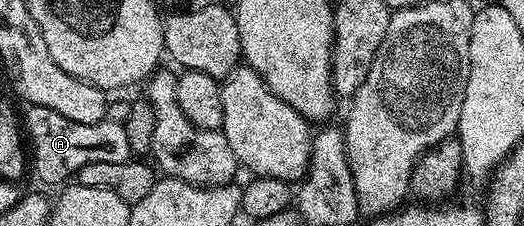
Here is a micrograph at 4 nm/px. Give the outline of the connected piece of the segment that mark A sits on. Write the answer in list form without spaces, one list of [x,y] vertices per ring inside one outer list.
[[[31,106],[26,110],[25,136],[29,141],[29,164],[32,169],[35,167],[36,178],[47,184],[62,185],[70,181],[81,166],[89,162],[125,162],[132,159],[129,134],[124,125],[109,119],[92,124],[73,122],[69,118],[61,118],[57,110],[49,110],[45,106]]]

